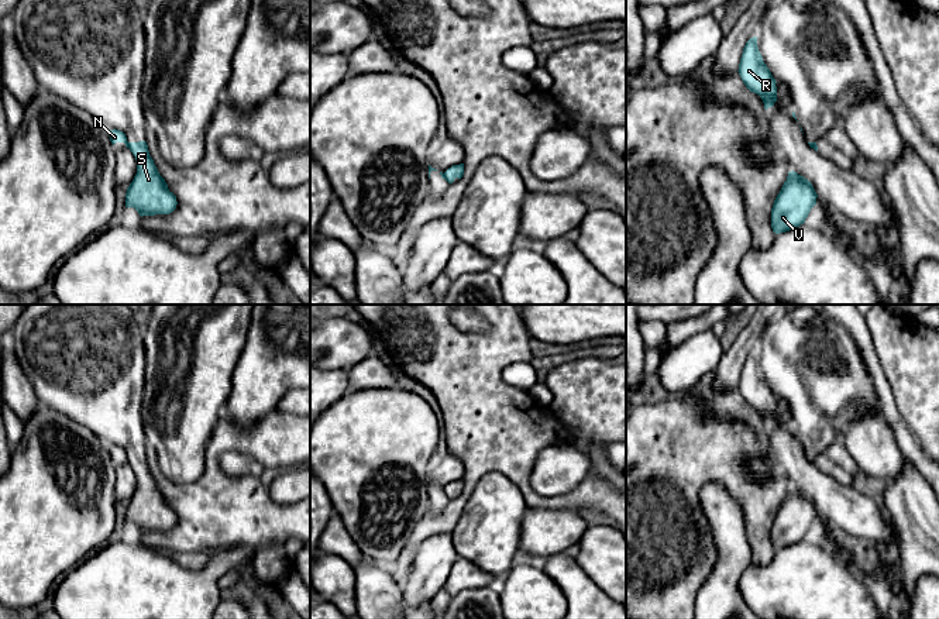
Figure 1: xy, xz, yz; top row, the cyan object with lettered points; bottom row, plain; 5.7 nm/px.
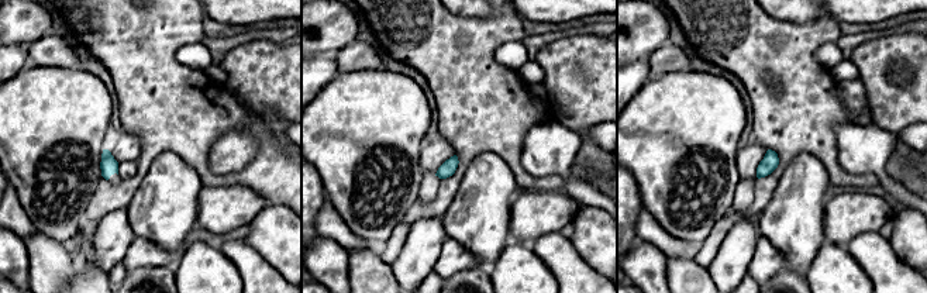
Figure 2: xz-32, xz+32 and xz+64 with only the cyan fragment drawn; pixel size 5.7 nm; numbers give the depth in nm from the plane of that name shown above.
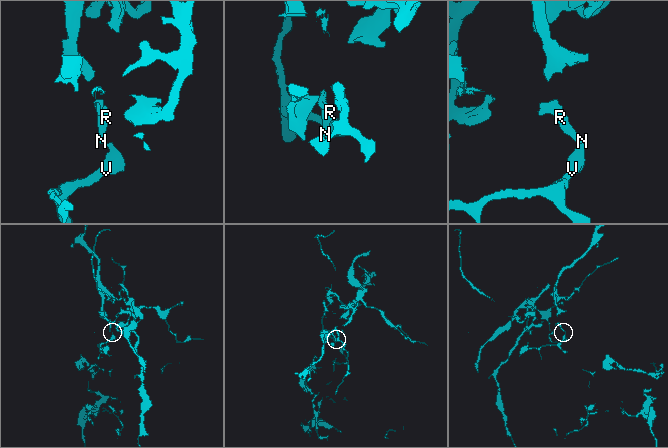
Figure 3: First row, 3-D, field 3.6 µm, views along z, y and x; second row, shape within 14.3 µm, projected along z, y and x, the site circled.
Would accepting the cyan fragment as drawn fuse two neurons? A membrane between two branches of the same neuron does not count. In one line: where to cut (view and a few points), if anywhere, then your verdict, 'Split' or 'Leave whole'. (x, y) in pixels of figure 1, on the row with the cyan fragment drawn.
Split along xy (127, 143), (129, 147). Split

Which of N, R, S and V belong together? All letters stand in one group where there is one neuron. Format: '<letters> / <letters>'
N R / S V

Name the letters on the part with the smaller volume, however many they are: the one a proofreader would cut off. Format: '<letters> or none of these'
S, V

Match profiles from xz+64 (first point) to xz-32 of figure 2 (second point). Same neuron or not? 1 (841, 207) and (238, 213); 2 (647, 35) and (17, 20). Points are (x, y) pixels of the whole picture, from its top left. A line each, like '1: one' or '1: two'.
1: one
2: one

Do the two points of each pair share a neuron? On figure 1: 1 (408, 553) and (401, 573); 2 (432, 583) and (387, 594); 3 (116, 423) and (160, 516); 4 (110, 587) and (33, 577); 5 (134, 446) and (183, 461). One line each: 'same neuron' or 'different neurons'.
1: same neuron
2: different neurons
3: same neuron
4: different neurons
5: different neurons

